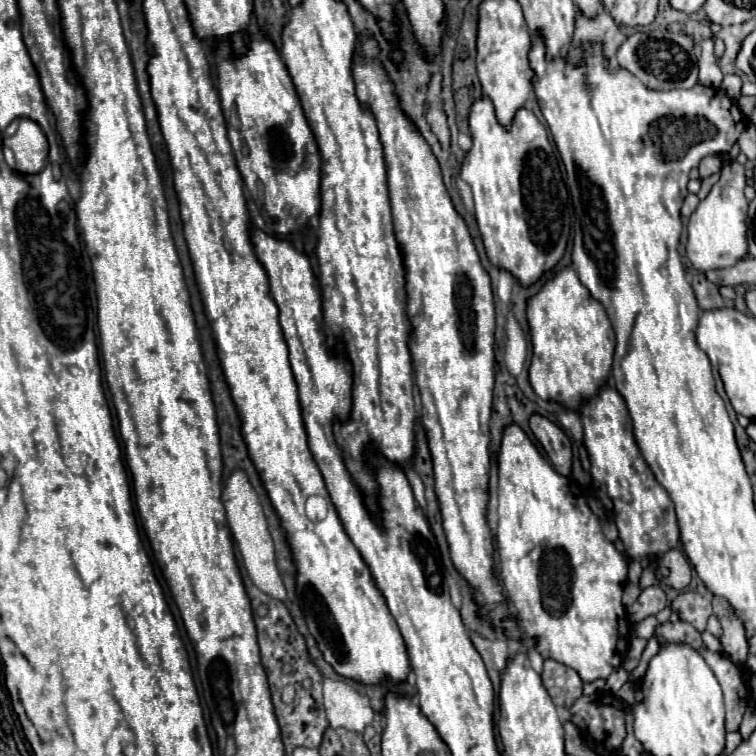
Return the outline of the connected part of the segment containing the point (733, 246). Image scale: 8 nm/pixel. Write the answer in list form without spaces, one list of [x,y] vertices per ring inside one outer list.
[[[729,161],[721,169],[721,179],[713,185],[709,195],[699,203],[695,213],[687,225],[687,257],[699,271],[719,269],[735,265],[747,253],[747,199],[743,195],[745,189],[745,167],[737,161]]]

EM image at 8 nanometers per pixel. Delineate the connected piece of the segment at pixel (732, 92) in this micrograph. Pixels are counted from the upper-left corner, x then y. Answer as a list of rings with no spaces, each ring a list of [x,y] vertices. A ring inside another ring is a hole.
[[[727,75],[721,83],[721,89],[731,97],[731,99],[739,99],[741,97],[741,79],[737,75]]]

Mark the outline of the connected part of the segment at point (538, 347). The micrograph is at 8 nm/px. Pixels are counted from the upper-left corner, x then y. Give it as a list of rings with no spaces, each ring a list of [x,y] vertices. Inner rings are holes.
[[[573,267],[547,279],[539,293],[527,299],[527,323],[533,345],[529,381],[541,399],[577,409],[583,399],[595,395],[605,383],[615,351],[615,333],[605,307],[581,285]]]

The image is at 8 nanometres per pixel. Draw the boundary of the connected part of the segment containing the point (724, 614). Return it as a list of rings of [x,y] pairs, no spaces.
[[[713,597],[713,611],[723,627],[723,637],[721,637],[723,651],[737,667],[741,667],[747,657],[747,637],[741,619],[735,615],[733,607],[721,597]]]

